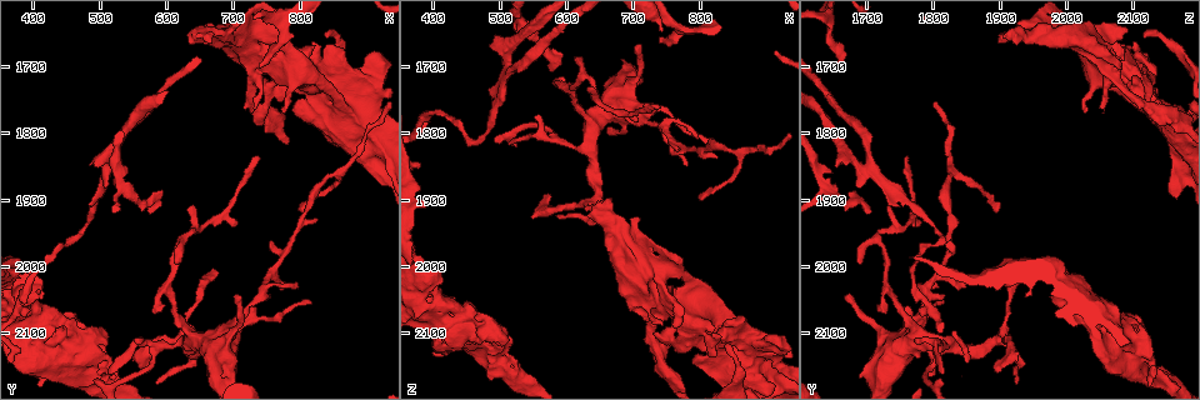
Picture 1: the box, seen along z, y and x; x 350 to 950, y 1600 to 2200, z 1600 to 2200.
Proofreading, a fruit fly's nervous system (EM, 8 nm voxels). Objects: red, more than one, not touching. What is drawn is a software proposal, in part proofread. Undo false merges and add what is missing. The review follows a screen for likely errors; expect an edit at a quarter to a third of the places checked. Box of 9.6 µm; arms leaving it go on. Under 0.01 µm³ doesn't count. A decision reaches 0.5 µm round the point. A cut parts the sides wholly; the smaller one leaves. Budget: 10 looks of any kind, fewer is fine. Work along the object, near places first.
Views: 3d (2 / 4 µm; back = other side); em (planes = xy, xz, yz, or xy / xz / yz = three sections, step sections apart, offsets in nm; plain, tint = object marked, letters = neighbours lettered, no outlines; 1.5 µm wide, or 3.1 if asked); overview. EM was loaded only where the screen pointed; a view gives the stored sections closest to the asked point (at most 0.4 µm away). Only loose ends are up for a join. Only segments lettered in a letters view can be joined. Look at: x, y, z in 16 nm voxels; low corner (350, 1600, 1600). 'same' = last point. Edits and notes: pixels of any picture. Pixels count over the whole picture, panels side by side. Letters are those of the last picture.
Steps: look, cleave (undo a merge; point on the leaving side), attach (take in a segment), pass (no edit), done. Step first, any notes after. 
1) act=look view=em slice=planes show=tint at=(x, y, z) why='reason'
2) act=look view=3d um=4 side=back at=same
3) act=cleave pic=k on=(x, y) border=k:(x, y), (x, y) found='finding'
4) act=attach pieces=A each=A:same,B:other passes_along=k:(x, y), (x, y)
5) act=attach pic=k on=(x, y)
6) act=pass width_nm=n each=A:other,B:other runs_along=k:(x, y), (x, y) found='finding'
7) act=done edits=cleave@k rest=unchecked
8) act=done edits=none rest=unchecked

act=look view=em slice=yz step=4 show=letters at=(600, 2055, 1720) why='free end'

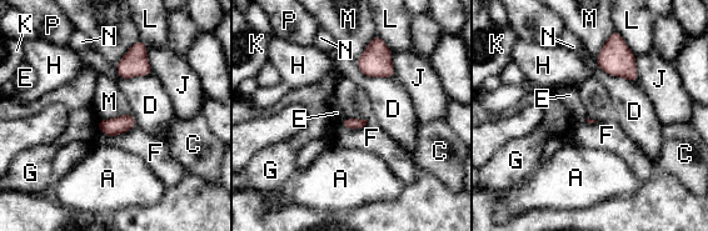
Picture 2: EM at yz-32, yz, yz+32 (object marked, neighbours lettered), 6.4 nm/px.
act=look view=em slice=planes show=letters at=same

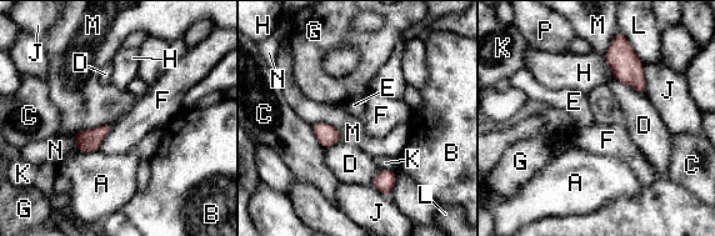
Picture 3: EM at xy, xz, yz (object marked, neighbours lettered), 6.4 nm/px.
act=pass longest_contact=M:260nm each=A:other,B:other,C:other,D:other,E:other,F:other,G:other,H:other,J:other,K:other,L:other,M:other,N:other,P:other border=3:(111, 124), (86, 127), (73, 135) found='none of them fits'

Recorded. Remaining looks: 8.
act=look view=3d um=2 at=(580, 1915, 1710) why='branch stops here'

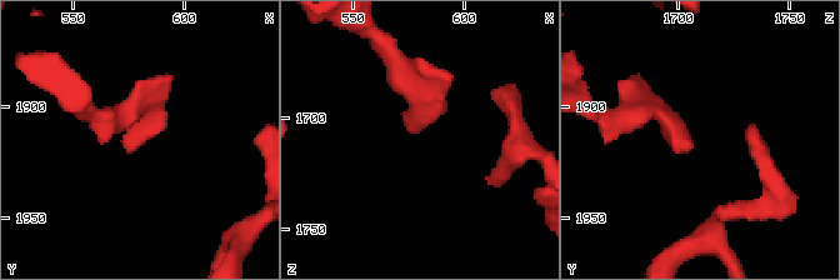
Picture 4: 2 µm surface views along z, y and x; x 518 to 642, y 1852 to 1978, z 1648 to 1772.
act=look view=em slice=yz step=8 show=tint at=(581, 1918, 1706) why='need the tissue'

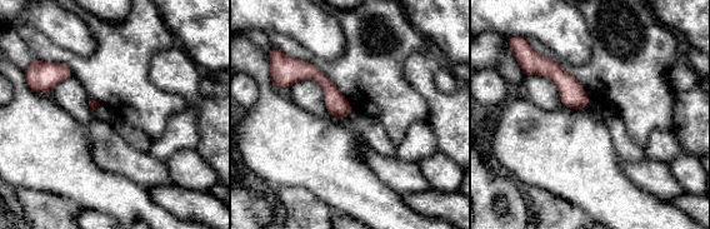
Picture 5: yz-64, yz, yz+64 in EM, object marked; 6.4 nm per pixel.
act=look view=em slice=xz step=8 show=letters at=same

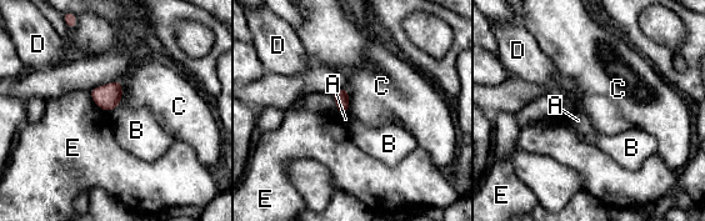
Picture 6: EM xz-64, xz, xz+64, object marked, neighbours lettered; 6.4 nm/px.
act=pass width_nm=100 each=A:other,B:other,C:other,D:other,E:other found='no lettered segment goes on from it'

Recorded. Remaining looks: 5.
act=look view=em slice=yz step=4 show=tint at=(750, 2040, 1795) why='sharp bend'

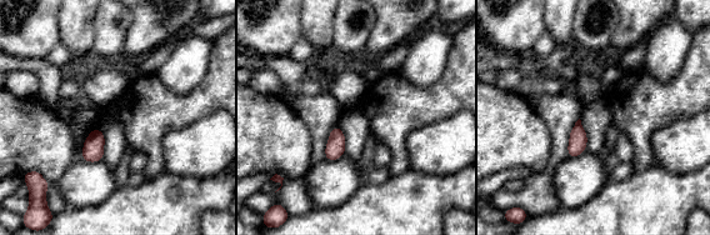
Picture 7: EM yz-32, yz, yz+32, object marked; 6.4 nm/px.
act=look view=em slice=planes show=letters at=same

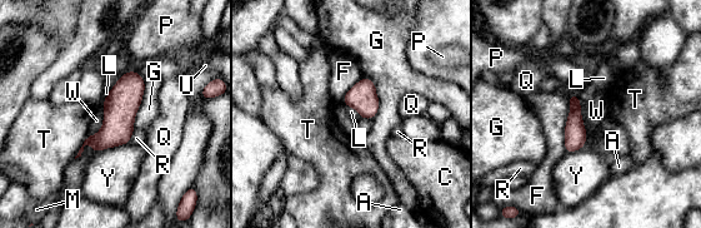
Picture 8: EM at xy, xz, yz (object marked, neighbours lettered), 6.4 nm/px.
act=pass each=A:other,C:other,F:other,G:other,L:other,M:other,P:other,Q:other,R:other,T:other,U:other,W:other,Y:other border=8:(145, 80), (134, 128) found='all the same cell'

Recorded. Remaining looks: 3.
act=look view=em slice=planes show=letters at=(645, 1650, 1910) why='free end'

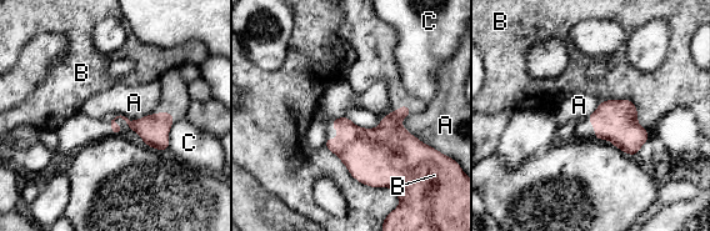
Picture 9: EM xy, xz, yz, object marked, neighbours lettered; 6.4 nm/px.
act=pass each=A:other,B:other,C:other border=9:(400, 120), (411, 134), (433, 147) found='no lettered segment goes on from it'

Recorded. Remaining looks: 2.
act=done edits=none rest=unchecked

